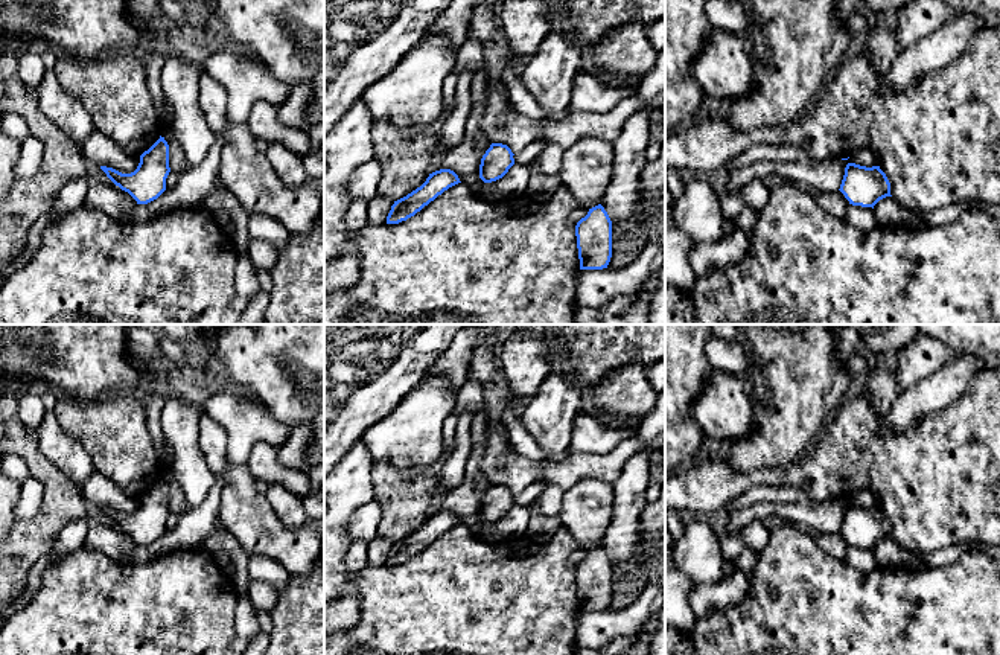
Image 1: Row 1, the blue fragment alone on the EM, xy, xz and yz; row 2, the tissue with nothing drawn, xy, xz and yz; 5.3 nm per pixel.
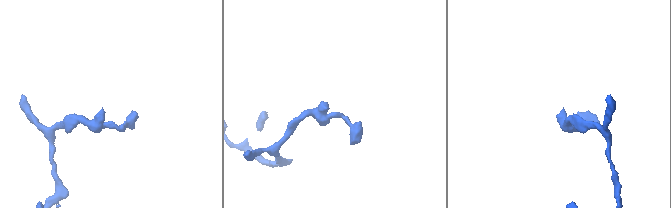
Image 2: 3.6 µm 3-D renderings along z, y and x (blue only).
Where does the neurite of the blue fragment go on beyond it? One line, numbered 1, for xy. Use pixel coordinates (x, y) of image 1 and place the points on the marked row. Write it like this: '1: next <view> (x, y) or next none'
1: next none

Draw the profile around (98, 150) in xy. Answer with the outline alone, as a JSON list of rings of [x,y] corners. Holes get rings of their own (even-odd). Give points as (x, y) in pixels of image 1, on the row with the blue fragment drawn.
[[[100,131],[91,133],[91,136],[78,146],[90,165],[113,168],[122,174],[134,172],[140,163],[140,157],[123,152]]]

